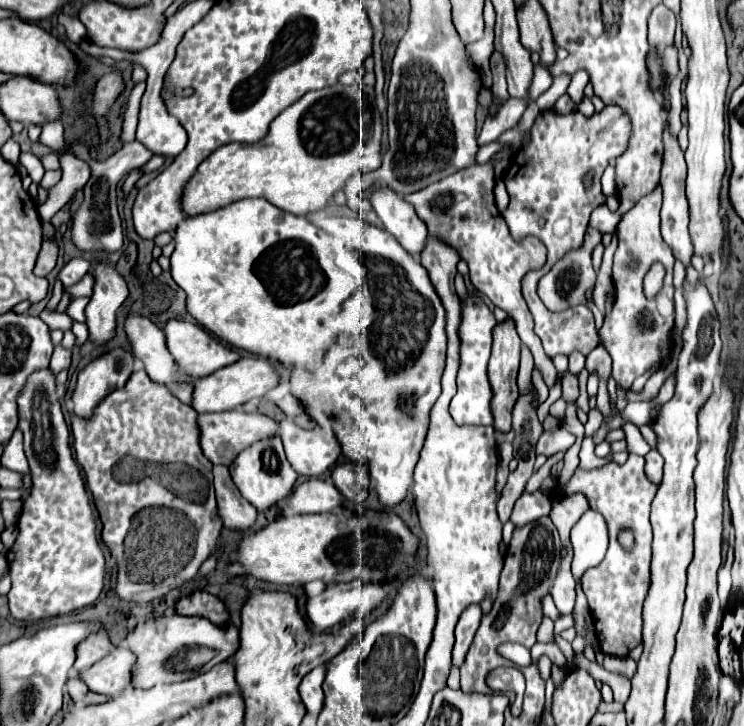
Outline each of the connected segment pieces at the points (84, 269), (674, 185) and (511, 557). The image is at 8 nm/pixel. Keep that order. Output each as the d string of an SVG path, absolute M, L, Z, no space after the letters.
M76 257L76 259L68 261L68 263L60 269L58 279L62 281L64 287L70 287L70 285L78 283L78 281L88 273L88 271L90 271L90 261L82 259L82 257Z
M664 131L664 167L660 185L664 189L664 205L662 205L662 237L674 251L674 257L680 259L684 265L690 263L692 257L692 243L688 235L688 201L684 195L684 179L686 179L686 163L684 153L678 147L676 137L672 137L668 131Z
M540 517L534 523L514 529L510 551L506 551L504 569L500 575L500 589L498 589L496 601L490 613L482 615L482 623L470 645L464 665L460 667L462 691L490 693L486 685L486 675L500 665L512 665L510 661L502 659L496 653L498 643L516 641L516 643L522 643L524 647L532 647L536 643L536 631L544 619L542 599L550 593L550 585L560 571L560 561L562 561L562 543L560 543L558 529L550 521L550 517Z

